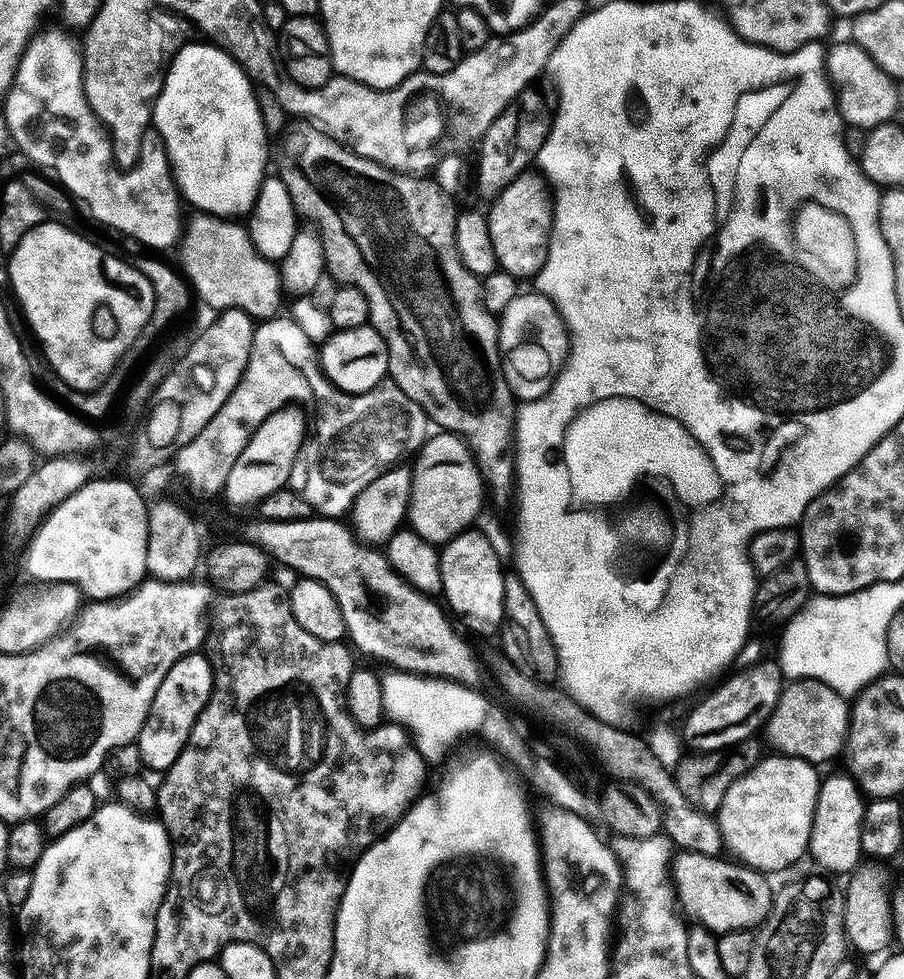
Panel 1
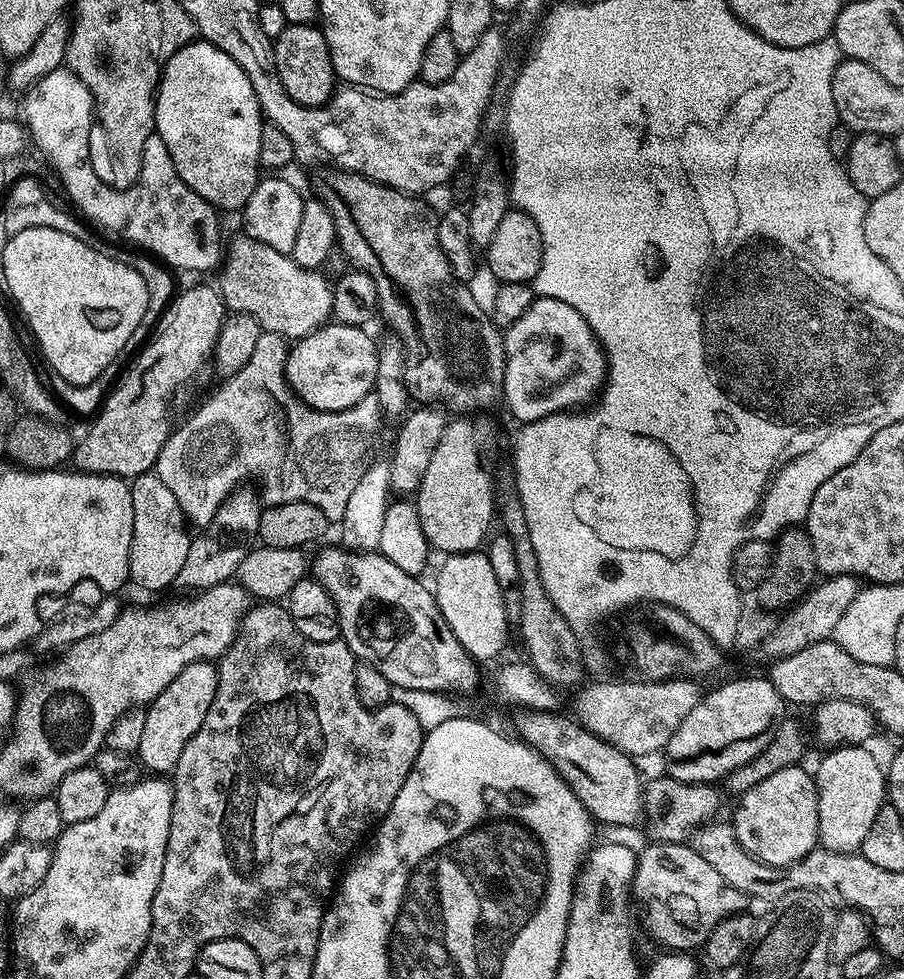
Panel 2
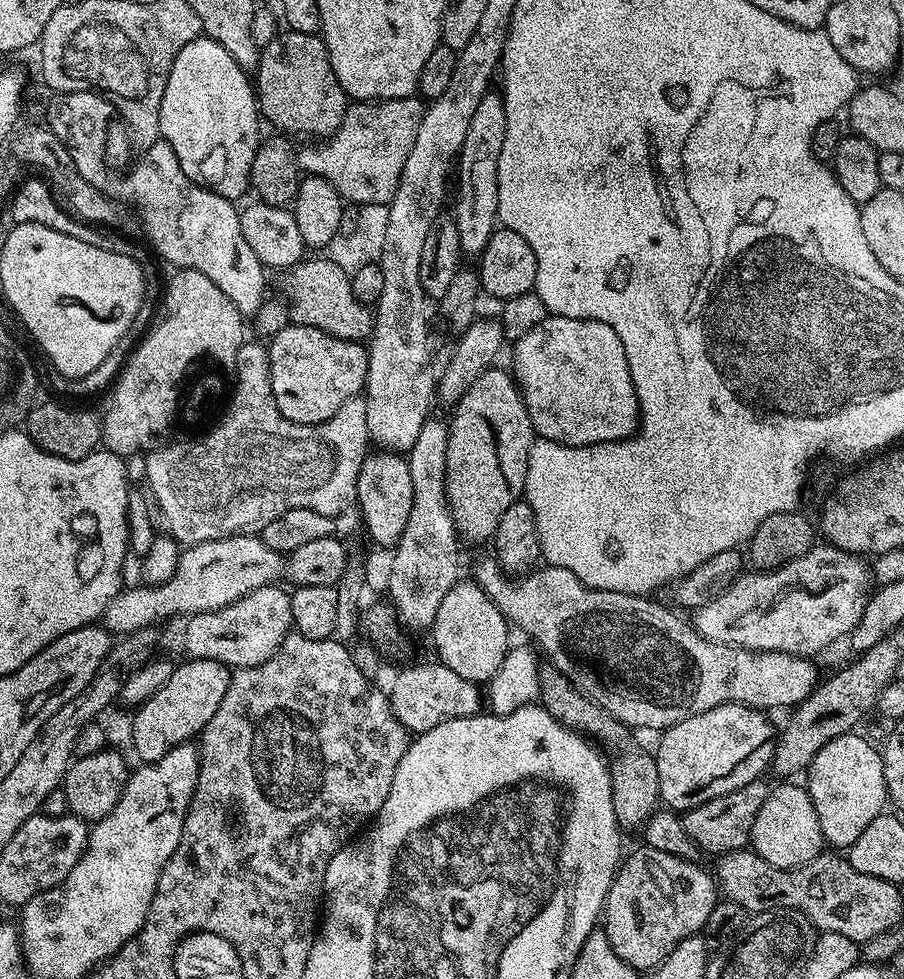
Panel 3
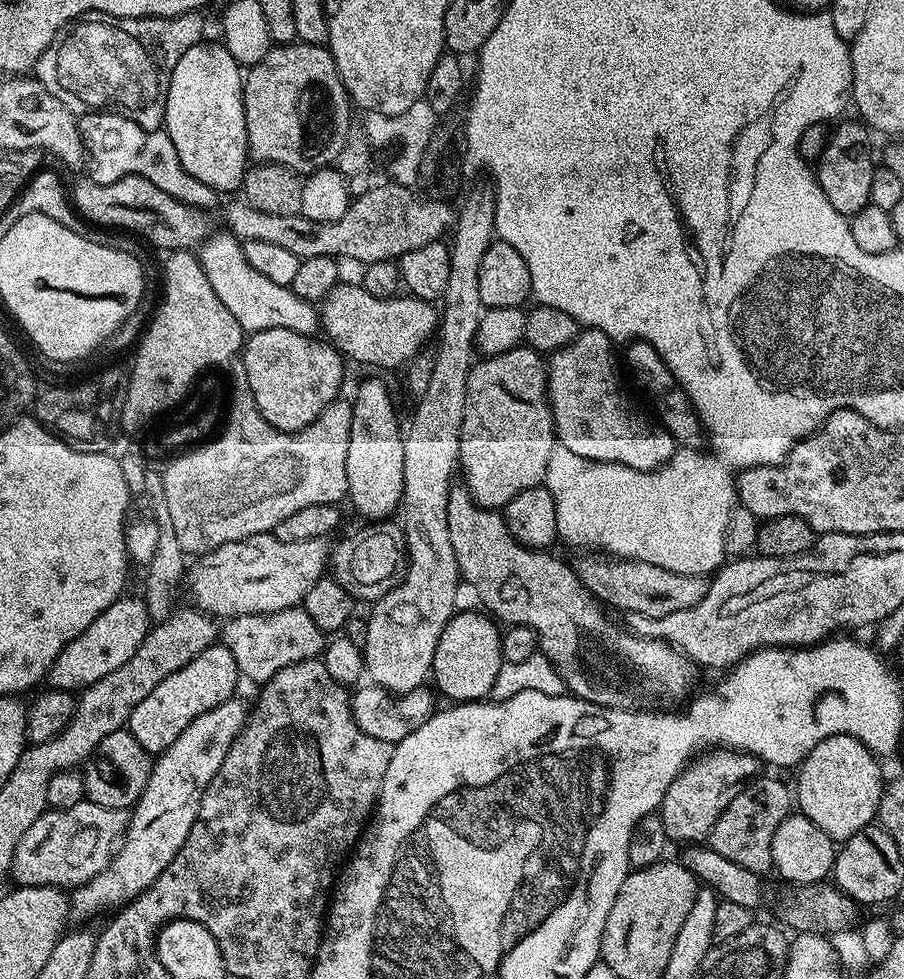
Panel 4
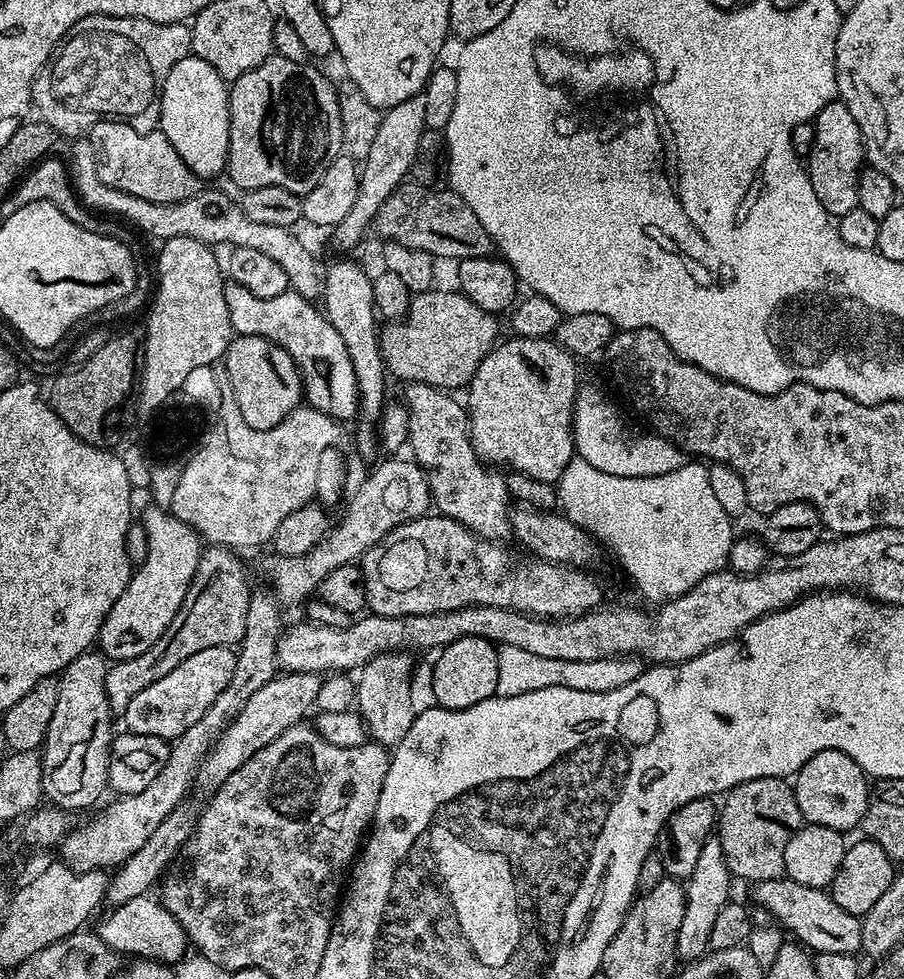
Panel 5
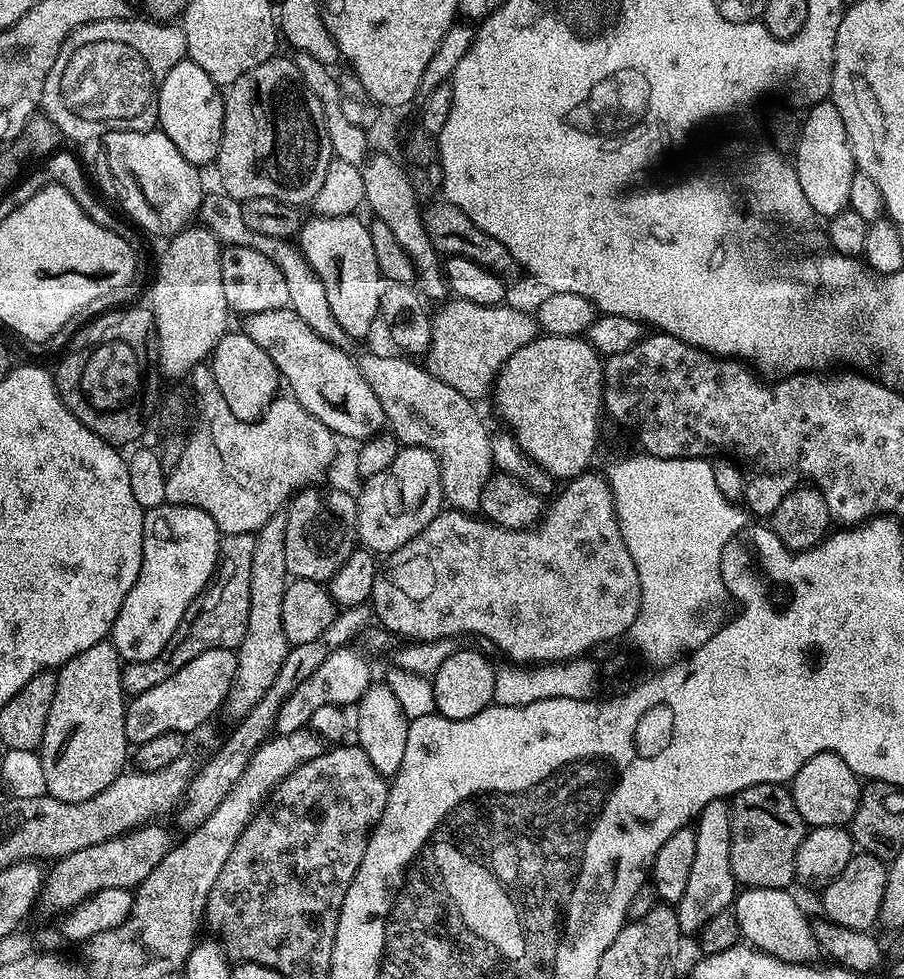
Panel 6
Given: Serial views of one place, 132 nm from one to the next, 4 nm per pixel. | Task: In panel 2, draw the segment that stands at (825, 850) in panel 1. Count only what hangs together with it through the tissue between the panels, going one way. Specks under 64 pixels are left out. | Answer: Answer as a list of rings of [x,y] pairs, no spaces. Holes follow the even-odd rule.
[[[841,746],[825,751],[820,765],[814,768],[816,797],[818,798],[818,841],[819,847],[829,848],[831,852],[859,853],[866,833],[878,815],[878,810],[886,802],[885,769],[868,753],[864,746]]]

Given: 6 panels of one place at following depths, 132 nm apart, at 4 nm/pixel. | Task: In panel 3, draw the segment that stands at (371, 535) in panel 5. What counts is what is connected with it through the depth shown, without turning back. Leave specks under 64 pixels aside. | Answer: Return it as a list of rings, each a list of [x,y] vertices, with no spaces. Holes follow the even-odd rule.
[[[259,535],[231,536],[230,538],[218,538],[210,542],[194,544],[181,551],[178,566],[172,577],[166,582],[151,586],[140,582],[137,588],[121,587],[117,596],[109,602],[108,609],[105,610],[102,617],[102,624],[113,634],[127,634],[153,627],[157,623],[155,620],[168,620],[171,616],[191,618],[203,612],[213,612],[222,606],[230,606],[234,602],[238,602],[238,598],[250,594],[262,586],[276,584],[279,581],[279,576],[281,579],[285,568],[285,557],[270,546],[266,546],[266,542],[260,539]]]

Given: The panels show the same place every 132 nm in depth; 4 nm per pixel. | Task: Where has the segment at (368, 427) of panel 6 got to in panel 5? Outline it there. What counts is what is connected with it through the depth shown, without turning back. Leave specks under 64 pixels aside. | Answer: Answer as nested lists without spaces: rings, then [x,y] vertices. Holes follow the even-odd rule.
[[[233,287],[230,299],[226,302],[226,310],[230,310],[230,322],[232,330],[238,336],[261,336],[278,346],[282,346],[294,358],[302,377],[302,396],[311,407],[317,408],[322,414],[330,418],[347,422],[360,411],[358,402],[358,382],[354,382],[354,366],[350,366],[350,354],[342,343],[338,330],[329,322],[319,307],[316,308],[311,299],[299,296],[293,290],[278,294],[278,298],[258,298],[250,294],[250,290]]]

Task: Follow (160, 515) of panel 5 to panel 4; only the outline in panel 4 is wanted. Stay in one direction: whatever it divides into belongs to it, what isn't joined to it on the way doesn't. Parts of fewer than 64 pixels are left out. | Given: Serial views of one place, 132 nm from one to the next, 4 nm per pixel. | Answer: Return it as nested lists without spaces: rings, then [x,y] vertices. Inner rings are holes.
[[[143,599],[115,600],[110,607],[102,610],[102,614],[98,614],[98,618],[94,618],[94,622],[90,622],[90,626],[86,626],[86,630],[82,630],[82,634],[78,634],[78,638],[74,638],[74,642],[70,642],[70,646],[62,650],[62,654],[58,654],[46,677],[47,683],[70,693],[89,688],[98,682],[98,678],[106,678],[106,674],[130,662],[130,658],[134,658],[134,650],[142,646],[149,631],[150,621]]]

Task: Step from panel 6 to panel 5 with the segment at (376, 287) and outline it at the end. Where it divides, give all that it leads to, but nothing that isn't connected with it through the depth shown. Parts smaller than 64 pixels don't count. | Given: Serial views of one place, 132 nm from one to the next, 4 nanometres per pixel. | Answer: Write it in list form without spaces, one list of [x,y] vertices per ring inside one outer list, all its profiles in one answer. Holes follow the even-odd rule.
[[[336,258],[336,261],[329,266],[328,272],[322,276],[322,311],[328,317],[329,322],[334,326],[334,330],[338,330],[338,335],[342,338],[346,350],[350,354],[350,366],[354,366],[354,382],[358,382],[358,402],[360,403],[360,411],[358,420],[364,425],[356,432],[355,451],[364,458],[371,458],[375,452],[378,452],[378,436],[374,431],[373,425],[379,421],[380,411],[386,406],[384,400],[384,383],[390,380],[390,373],[384,366],[384,359],[380,353],[380,332],[378,324],[376,328],[376,320],[378,321],[378,313],[376,303],[374,302],[374,290],[372,289],[372,276],[364,273],[358,265],[352,261],[352,258]]]

